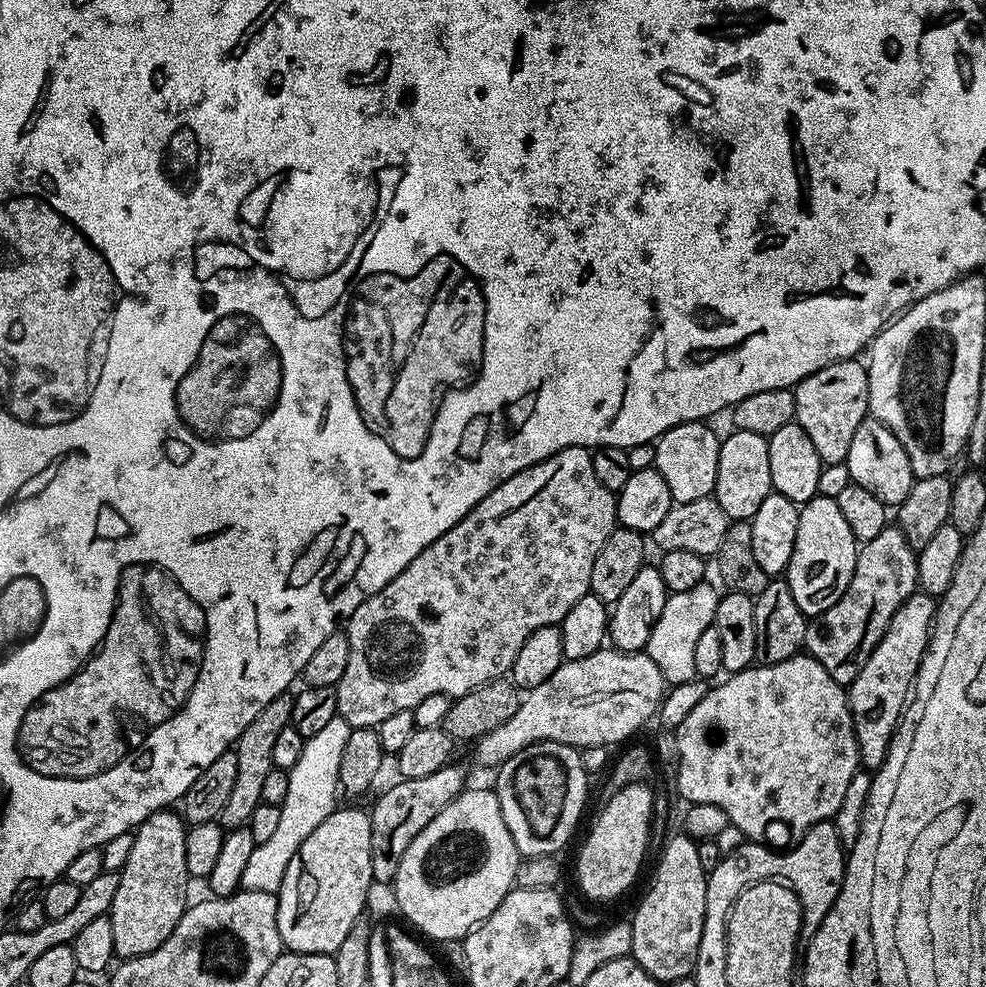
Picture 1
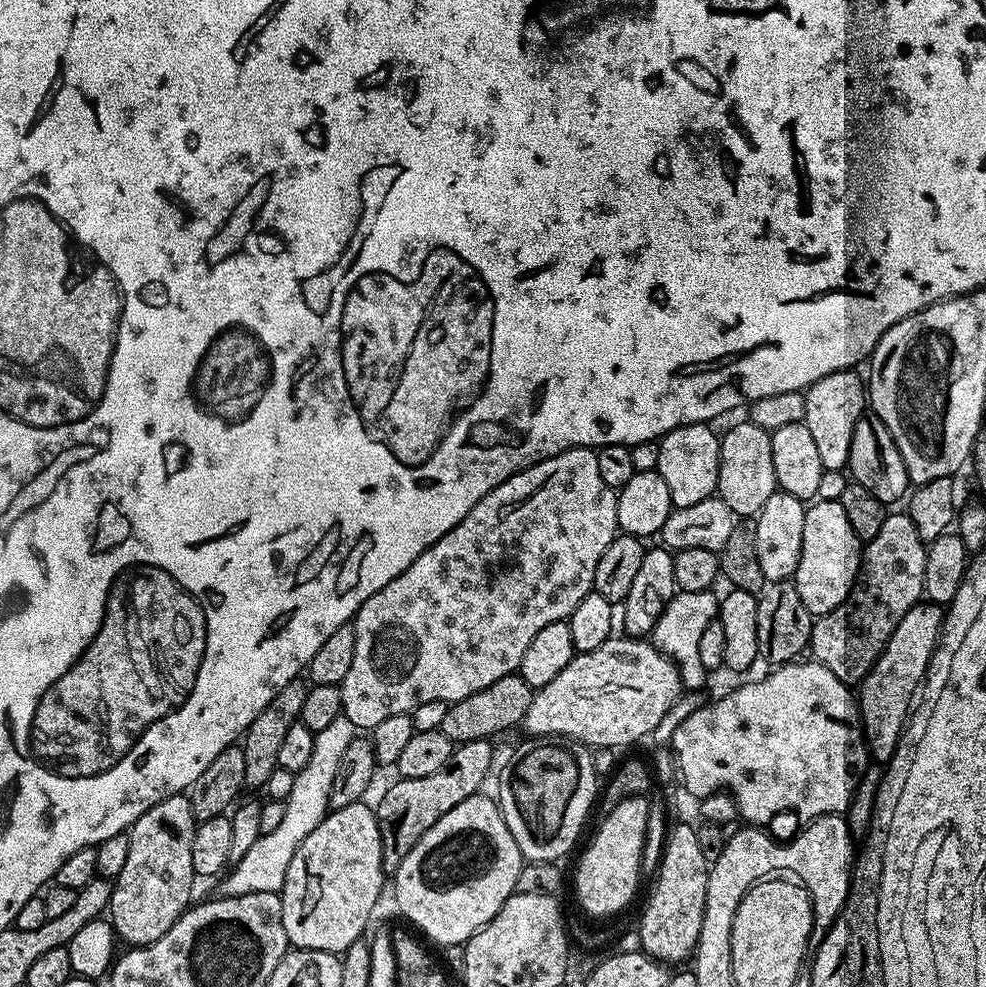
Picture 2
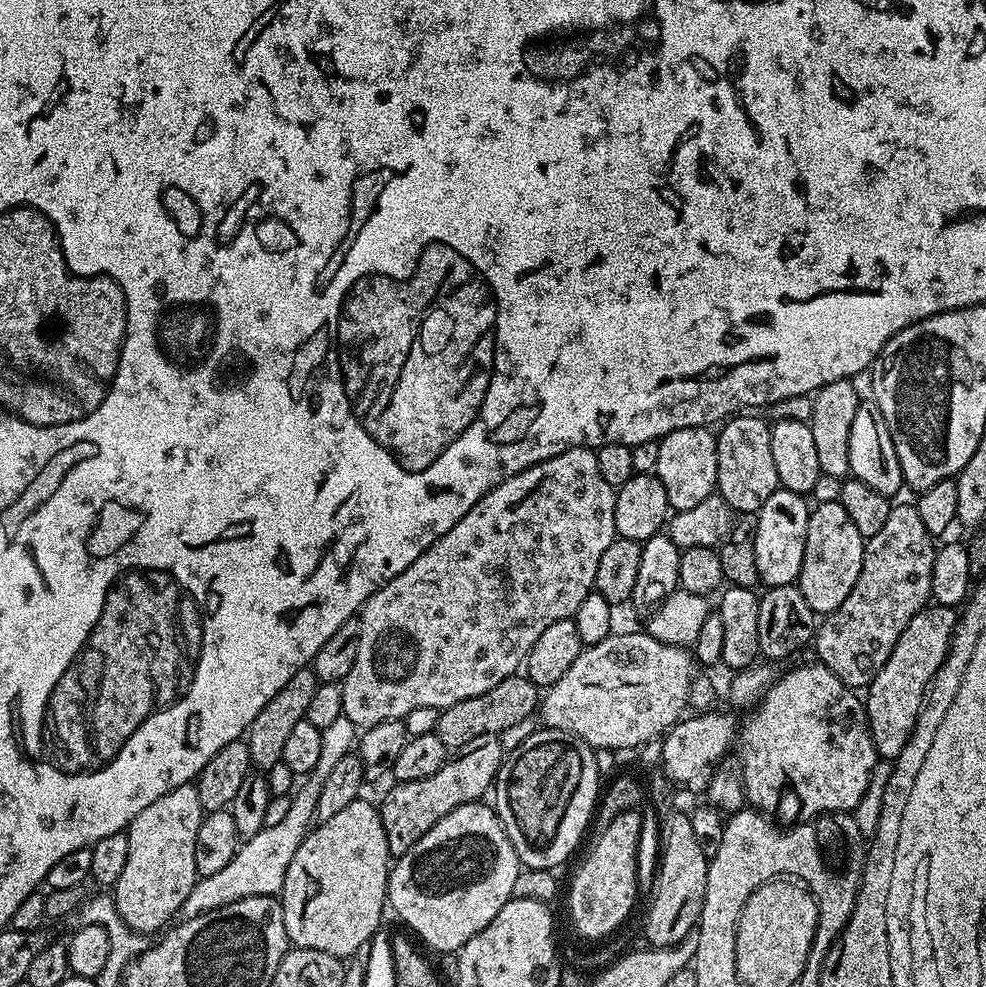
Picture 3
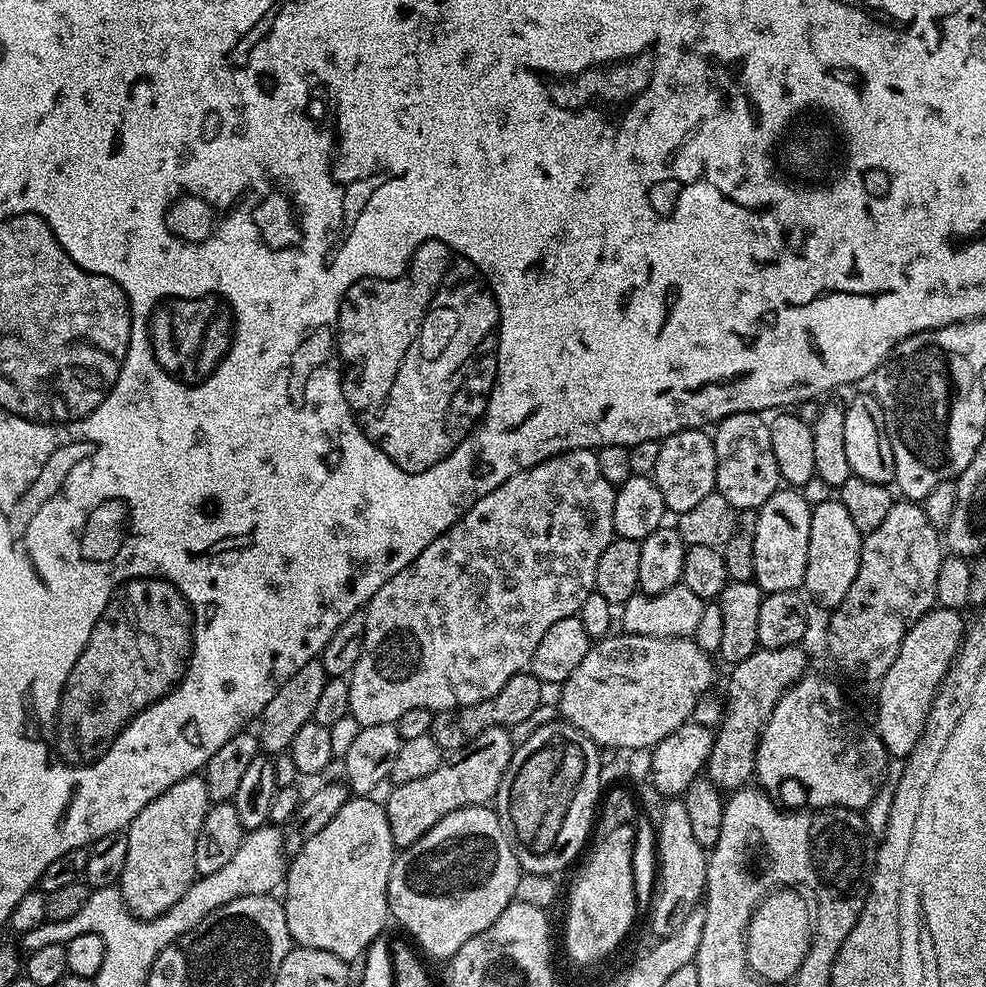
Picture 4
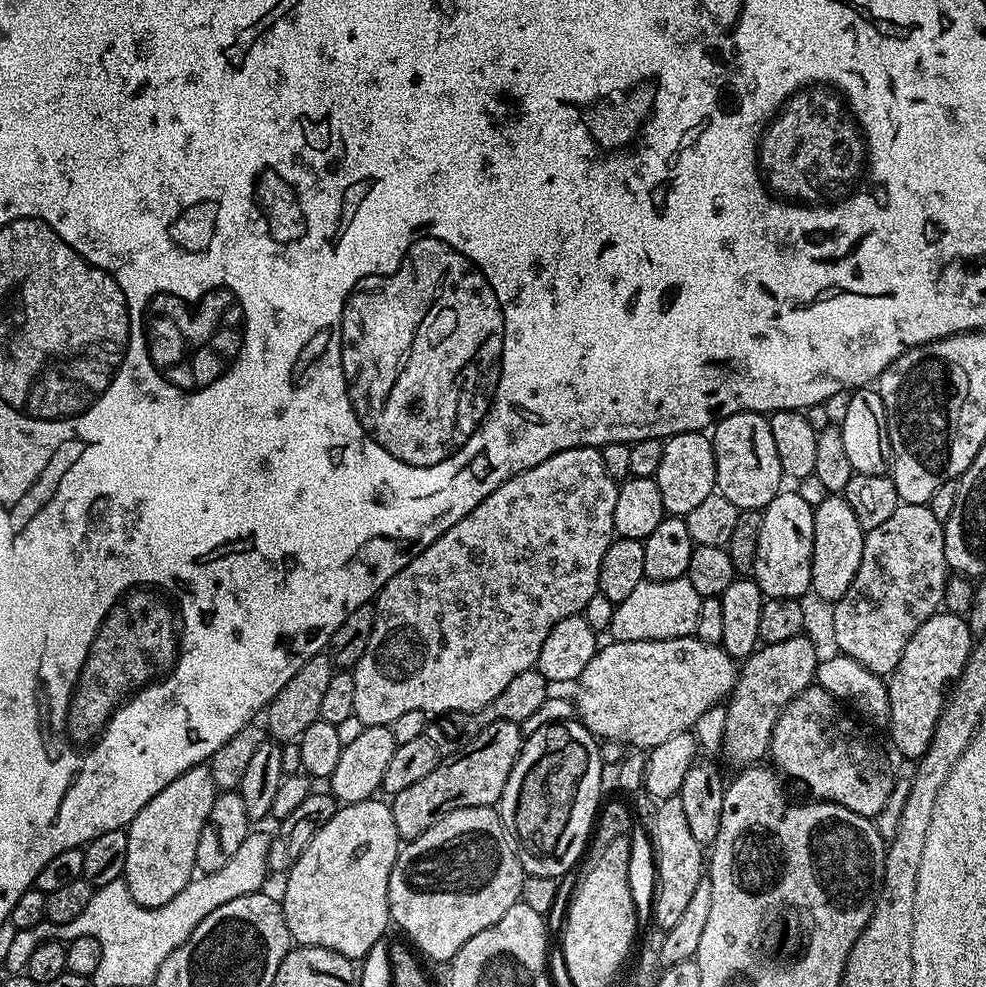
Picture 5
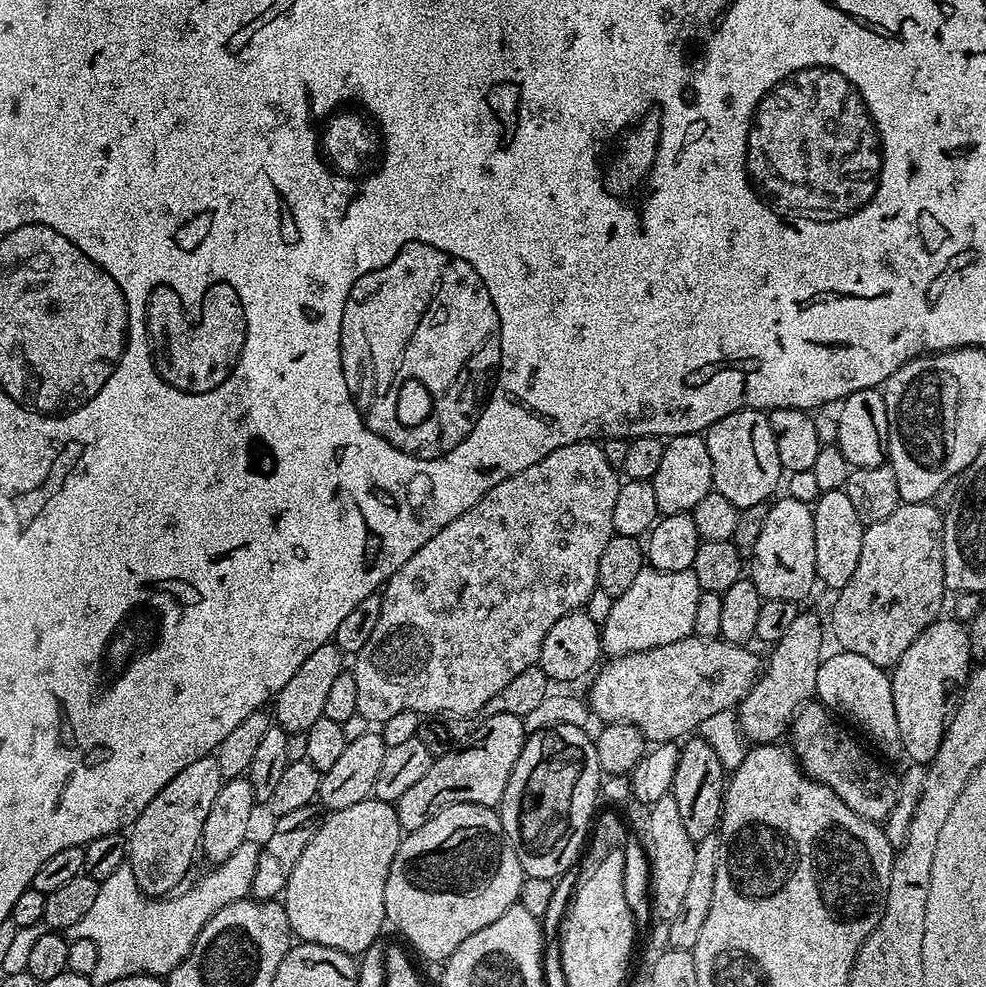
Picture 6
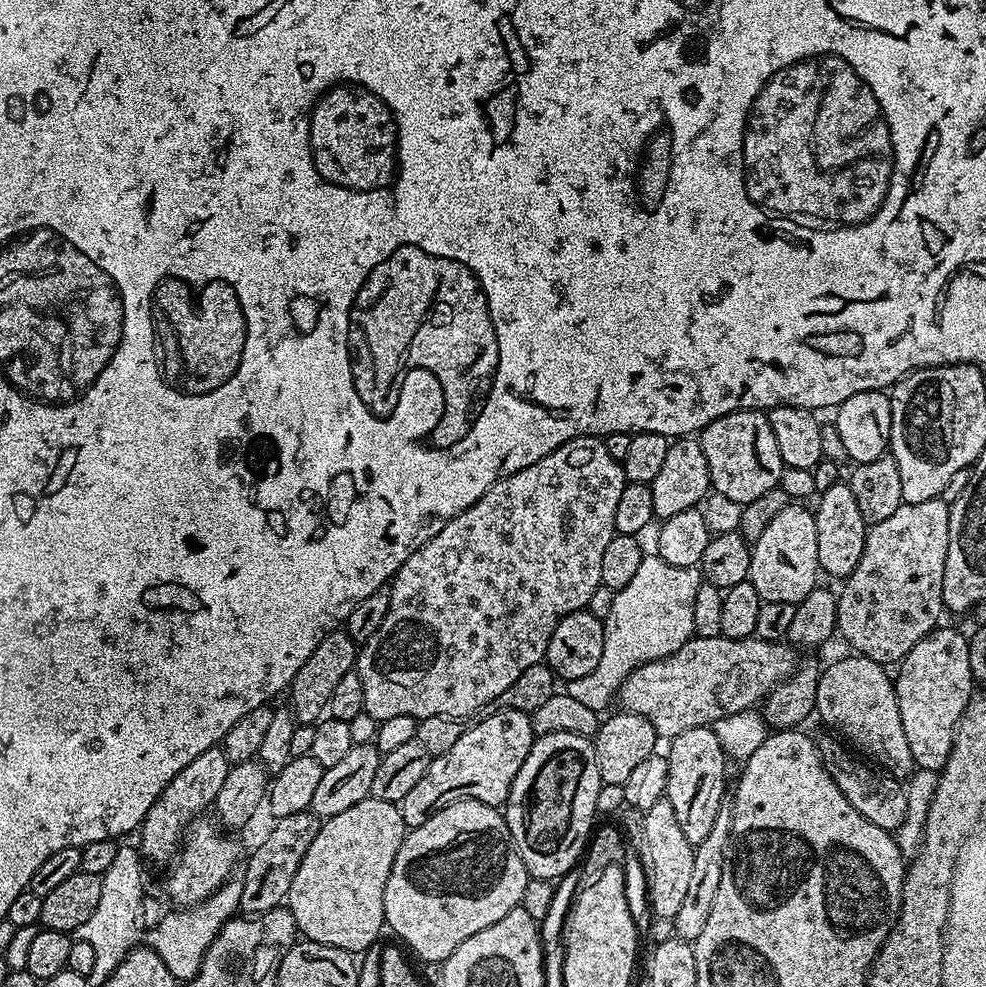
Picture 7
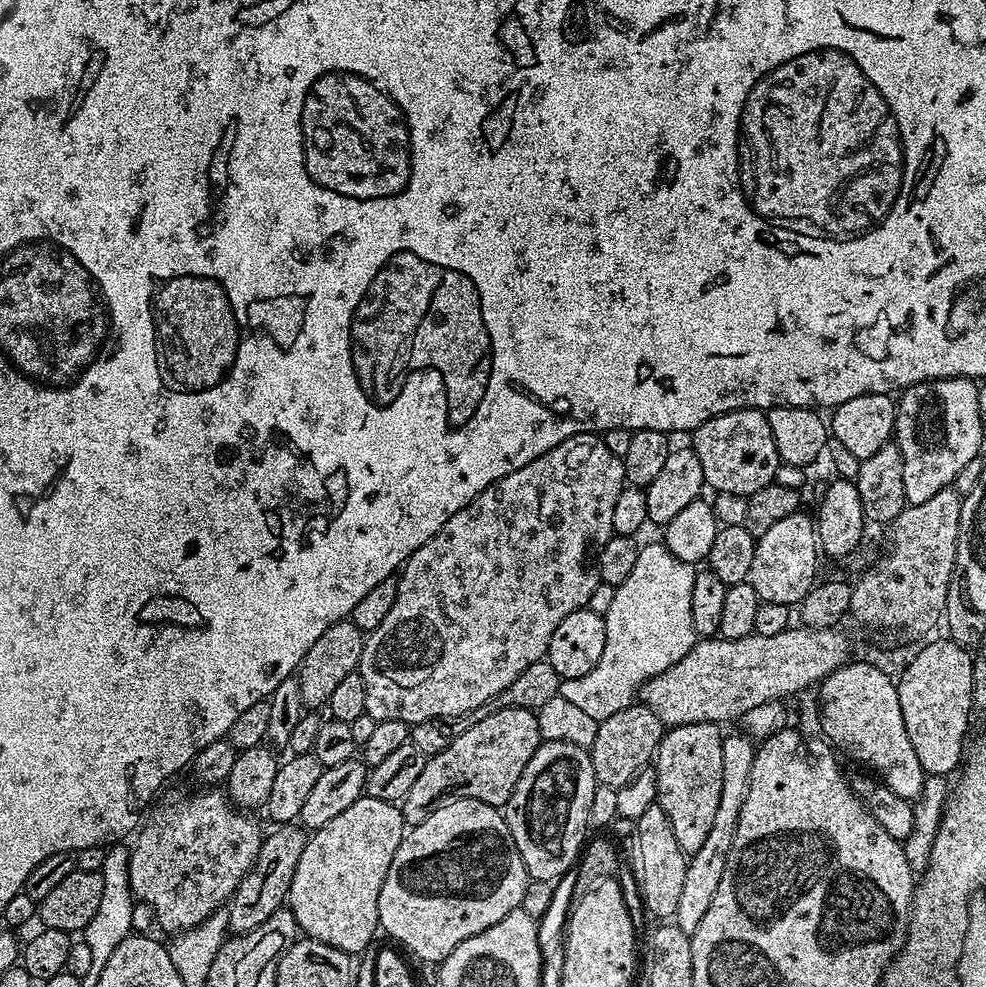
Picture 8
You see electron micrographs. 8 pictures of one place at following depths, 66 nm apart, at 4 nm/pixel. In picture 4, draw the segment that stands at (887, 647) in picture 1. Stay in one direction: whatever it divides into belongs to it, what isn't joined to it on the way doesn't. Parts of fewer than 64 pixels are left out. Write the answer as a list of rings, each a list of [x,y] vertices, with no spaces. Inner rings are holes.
[[[937,606],[918,618],[918,622],[911,624],[902,638],[894,666],[890,666],[890,670],[886,670],[884,677],[878,681],[880,693],[876,696],[874,727],[889,757],[907,758],[922,738],[936,692],[964,640],[966,620],[964,624],[960,616],[963,615],[955,608]]]

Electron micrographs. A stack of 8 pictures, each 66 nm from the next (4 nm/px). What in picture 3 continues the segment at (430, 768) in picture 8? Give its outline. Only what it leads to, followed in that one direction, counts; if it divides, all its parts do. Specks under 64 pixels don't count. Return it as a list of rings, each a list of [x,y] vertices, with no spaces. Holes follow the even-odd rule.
[[[482,734],[482,738],[473,738],[471,742],[466,742],[464,749],[447,760],[442,766],[442,770],[438,770],[438,774],[430,774],[430,778],[422,778],[414,782],[393,783],[391,785],[393,788],[385,794],[384,801],[379,801],[378,804],[382,818],[382,830],[386,830],[386,846],[389,857],[399,858],[407,854],[410,846],[414,846],[414,842],[418,842],[418,838],[422,838],[422,834],[426,834],[426,830],[430,830],[439,820],[446,818],[446,814],[450,814],[450,810],[463,804],[475,804],[481,798],[487,797],[484,795],[487,792],[489,795],[490,789],[495,785],[496,776],[504,765],[505,755],[499,736]]]

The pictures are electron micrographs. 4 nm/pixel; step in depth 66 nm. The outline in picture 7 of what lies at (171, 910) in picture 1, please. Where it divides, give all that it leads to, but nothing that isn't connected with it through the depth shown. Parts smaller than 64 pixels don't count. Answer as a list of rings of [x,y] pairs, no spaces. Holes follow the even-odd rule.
[[[223,747],[211,748],[206,754],[198,754],[198,758],[194,758],[194,762],[190,762],[190,766],[186,766],[186,770],[178,773],[166,790],[162,790],[138,829],[140,852],[150,863],[167,865],[175,861],[190,825],[199,821],[207,808],[209,811],[215,805],[229,767]]]

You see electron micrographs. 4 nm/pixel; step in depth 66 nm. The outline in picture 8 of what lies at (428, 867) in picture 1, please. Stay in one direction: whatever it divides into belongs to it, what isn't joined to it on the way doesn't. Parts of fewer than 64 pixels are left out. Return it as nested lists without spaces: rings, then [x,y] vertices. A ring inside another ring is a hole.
[[[452,800],[446,806],[434,810],[434,814],[427,816],[420,824],[411,825],[405,831],[404,841],[398,846],[398,854],[394,854],[394,862],[390,862],[390,870],[386,874],[386,882],[382,882],[382,894],[378,894],[378,918],[380,928],[388,936],[397,940],[397,945],[405,944],[420,960],[425,960],[433,966],[439,965],[449,954],[454,951],[466,938],[474,938],[474,934],[482,934],[482,930],[490,930],[494,922],[502,922],[506,914],[520,907],[522,898],[526,894],[526,886],[529,882],[529,874],[522,862],[522,854],[518,854],[518,846],[508,829],[508,821],[504,819],[504,813],[499,808],[491,808],[477,800]]]

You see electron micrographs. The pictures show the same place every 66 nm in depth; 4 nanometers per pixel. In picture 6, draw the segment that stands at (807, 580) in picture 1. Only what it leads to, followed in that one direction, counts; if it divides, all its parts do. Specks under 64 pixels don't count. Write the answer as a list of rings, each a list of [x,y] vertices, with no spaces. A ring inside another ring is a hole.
[[[843,488],[821,492],[812,508],[814,518],[814,562],[816,579],[821,585],[839,590],[854,578],[854,566],[862,554],[865,525],[858,518],[858,510],[850,503]]]

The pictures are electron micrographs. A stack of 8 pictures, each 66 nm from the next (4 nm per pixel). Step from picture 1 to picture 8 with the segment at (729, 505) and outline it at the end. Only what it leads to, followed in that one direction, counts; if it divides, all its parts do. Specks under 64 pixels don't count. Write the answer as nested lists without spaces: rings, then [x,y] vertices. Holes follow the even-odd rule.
[[[758,408],[723,412],[721,416],[702,422],[690,439],[690,447],[698,454],[698,462],[702,462],[704,483],[713,493],[753,496],[762,486],[775,481],[776,471],[782,463],[774,446],[774,434],[770,434],[767,415]]]

